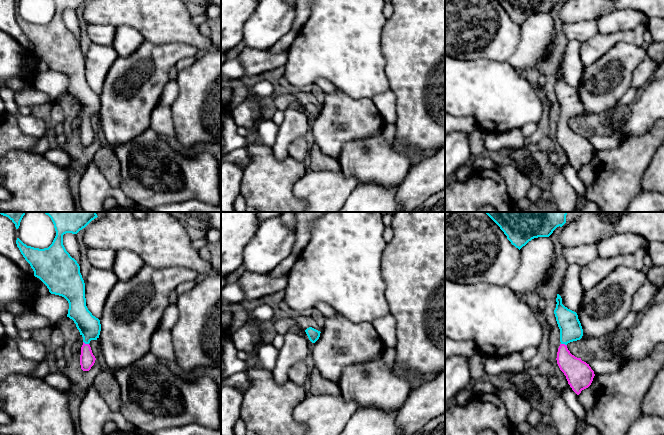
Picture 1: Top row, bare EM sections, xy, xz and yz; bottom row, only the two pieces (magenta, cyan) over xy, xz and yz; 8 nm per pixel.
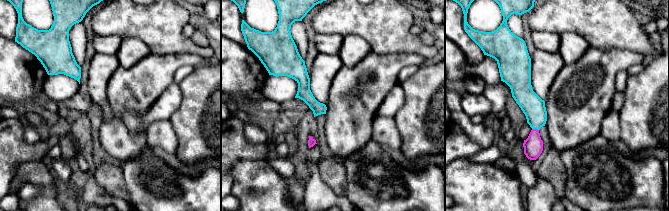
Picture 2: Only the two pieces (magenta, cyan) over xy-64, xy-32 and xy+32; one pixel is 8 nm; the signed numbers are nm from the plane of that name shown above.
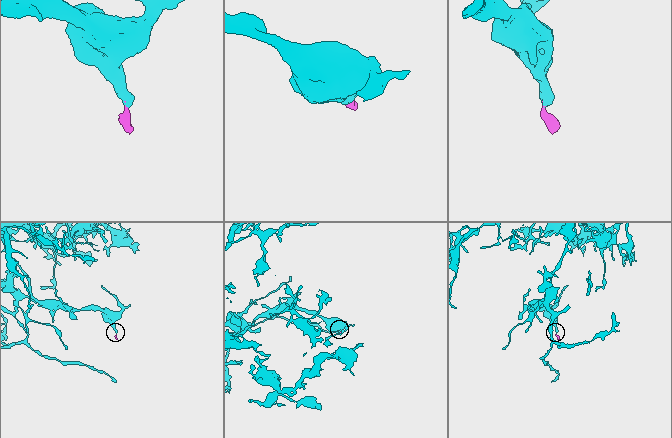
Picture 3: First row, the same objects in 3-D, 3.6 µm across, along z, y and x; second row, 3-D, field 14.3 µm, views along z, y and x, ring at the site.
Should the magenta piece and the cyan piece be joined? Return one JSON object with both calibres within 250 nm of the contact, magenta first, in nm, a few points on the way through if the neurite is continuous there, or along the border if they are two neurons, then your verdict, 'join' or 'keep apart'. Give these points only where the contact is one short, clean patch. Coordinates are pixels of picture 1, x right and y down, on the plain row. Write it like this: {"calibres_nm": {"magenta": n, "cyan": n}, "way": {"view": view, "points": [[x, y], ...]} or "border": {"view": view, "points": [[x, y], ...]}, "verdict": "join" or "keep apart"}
{"calibres_nm": {"magenta": 120, "cyan": 180}, "way": {"view": "xy", "points": [[87, 135], [86, 120], [89, 102]]}, "verdict": "join"}

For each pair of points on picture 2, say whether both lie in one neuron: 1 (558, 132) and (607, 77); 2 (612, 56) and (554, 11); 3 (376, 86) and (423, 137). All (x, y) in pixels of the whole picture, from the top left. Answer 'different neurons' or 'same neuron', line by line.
1: same neuron
2: different neurons
3: different neurons

